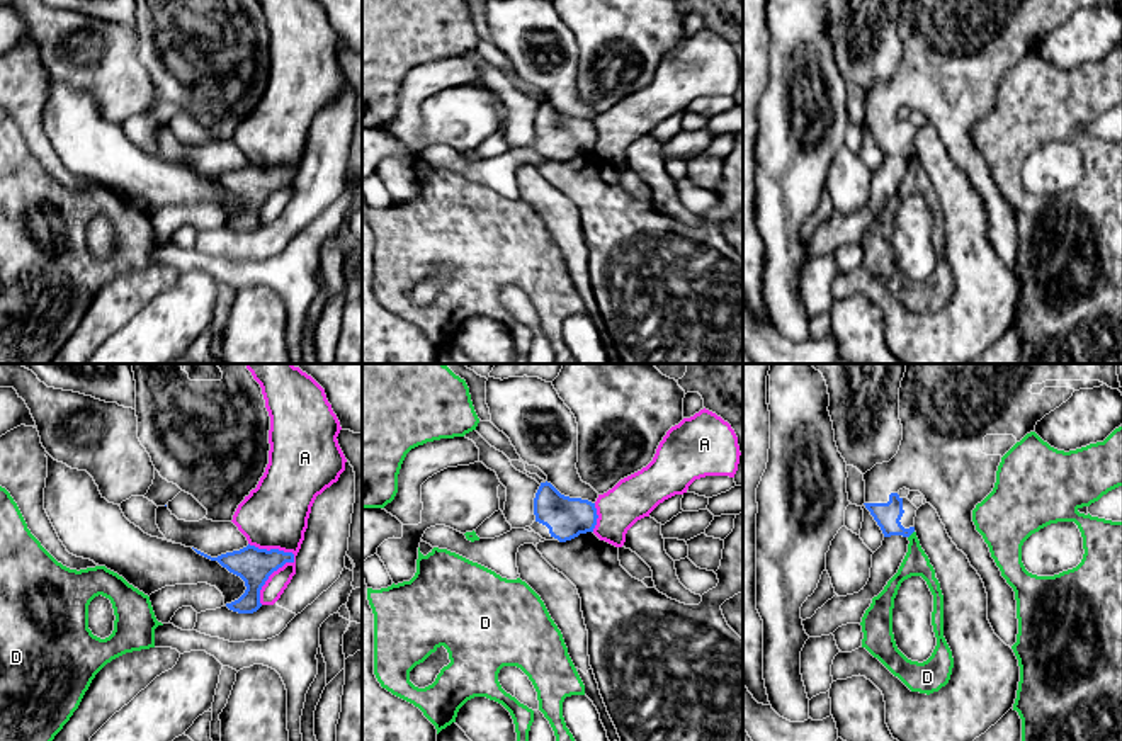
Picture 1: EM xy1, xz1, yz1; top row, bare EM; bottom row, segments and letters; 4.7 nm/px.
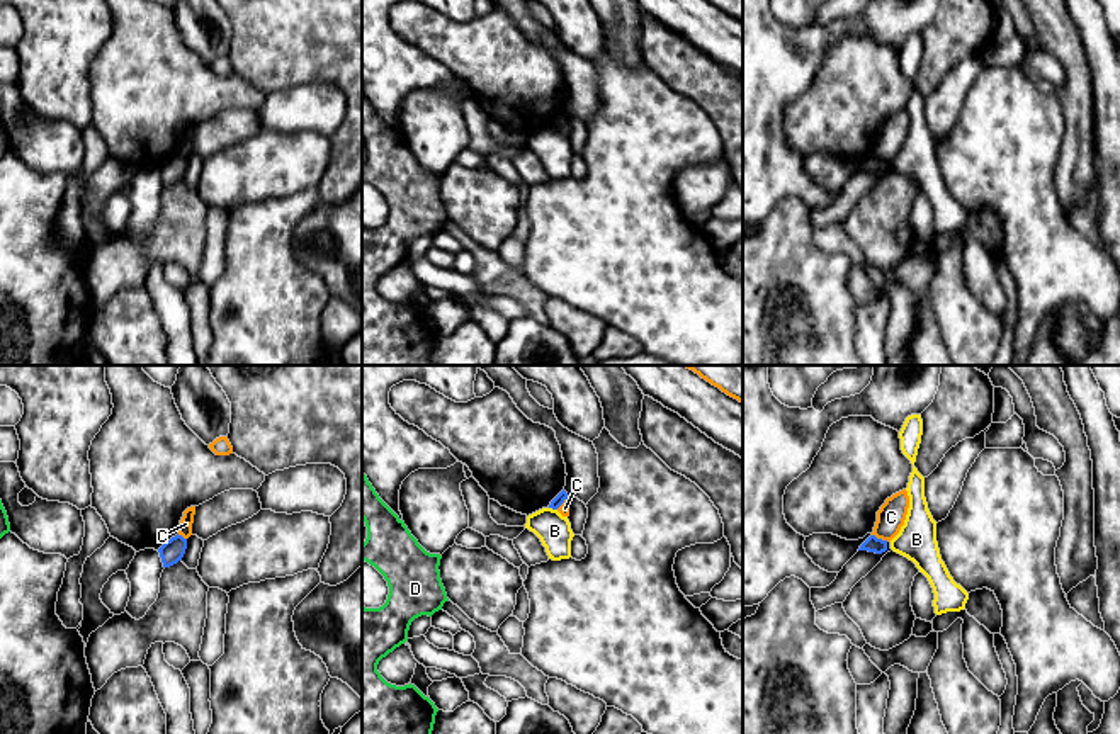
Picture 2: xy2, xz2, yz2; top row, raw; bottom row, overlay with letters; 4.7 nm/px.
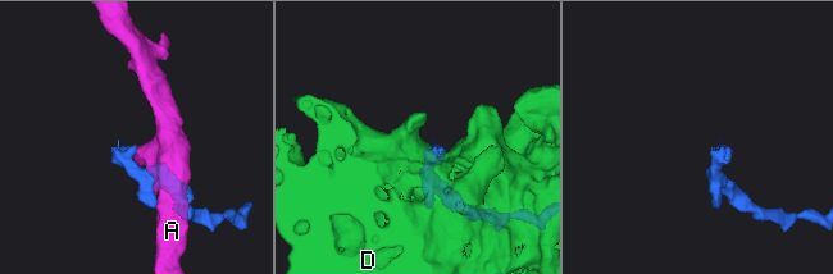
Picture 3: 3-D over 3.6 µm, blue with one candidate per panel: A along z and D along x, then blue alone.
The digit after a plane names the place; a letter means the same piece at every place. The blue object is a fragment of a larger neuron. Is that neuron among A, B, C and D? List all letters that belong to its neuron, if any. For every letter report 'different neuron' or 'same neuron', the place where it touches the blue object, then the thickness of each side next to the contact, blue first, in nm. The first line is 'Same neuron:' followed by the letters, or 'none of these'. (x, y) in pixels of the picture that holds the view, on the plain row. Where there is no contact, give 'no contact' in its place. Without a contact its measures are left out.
Same neuron: none of these
A: different neuron; meets blue in xy1 at (291, 181); 170 nm thick on the blue side, 320 nm on the other
B: different neuron; meets blue in xz2 at (553, 128); 50 nm thick on the blue side, 160 nm on the other
C: different neuron; meets blue in yz2 at (881, 158); 80 nm thick on the blue side, 130 nm on the other
D: different neuron; meets blue in yz1 at (912, 152); 120 nm thick on the blue side, 120 nm on the other

